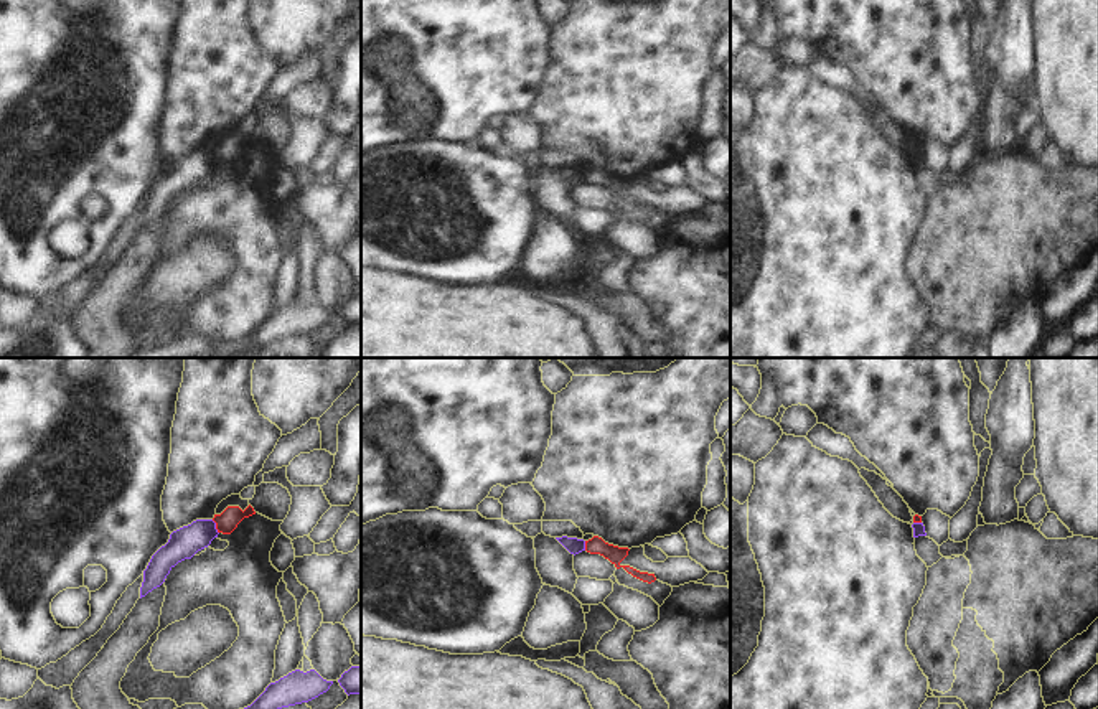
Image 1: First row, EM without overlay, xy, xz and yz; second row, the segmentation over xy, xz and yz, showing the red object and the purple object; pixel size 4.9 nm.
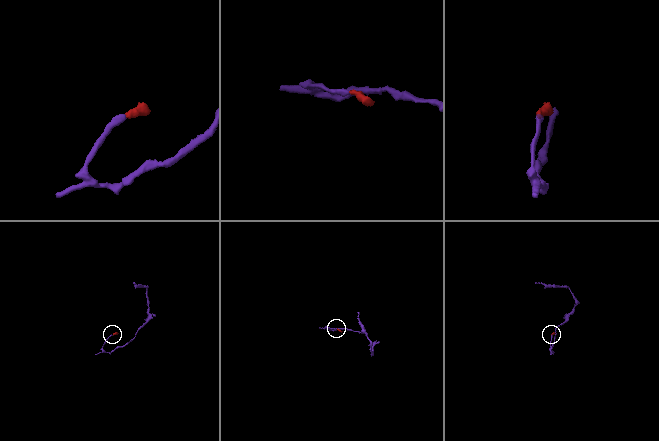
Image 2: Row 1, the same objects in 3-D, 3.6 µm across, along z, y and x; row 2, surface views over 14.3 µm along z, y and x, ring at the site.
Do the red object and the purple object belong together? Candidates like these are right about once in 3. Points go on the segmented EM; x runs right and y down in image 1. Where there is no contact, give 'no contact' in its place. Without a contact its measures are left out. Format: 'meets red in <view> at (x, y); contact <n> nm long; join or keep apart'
meets red in xy at (216, 526); contact 80 nm long; keep apart

